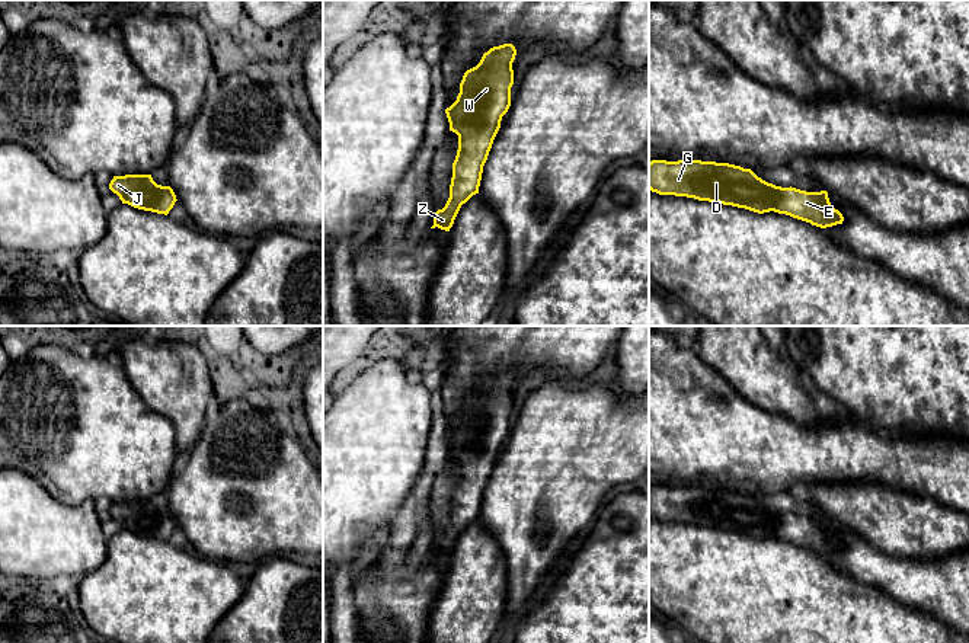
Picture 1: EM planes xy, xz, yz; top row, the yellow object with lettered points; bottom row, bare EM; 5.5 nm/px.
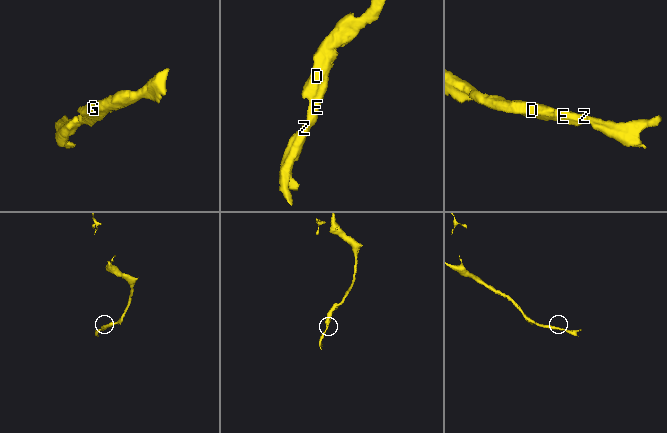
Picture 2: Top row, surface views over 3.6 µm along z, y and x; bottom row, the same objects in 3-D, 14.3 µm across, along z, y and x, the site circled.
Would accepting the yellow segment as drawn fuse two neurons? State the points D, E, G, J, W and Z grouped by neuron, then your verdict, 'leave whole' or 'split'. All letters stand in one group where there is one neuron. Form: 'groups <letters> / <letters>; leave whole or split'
groups D E G J W Z; leave whole

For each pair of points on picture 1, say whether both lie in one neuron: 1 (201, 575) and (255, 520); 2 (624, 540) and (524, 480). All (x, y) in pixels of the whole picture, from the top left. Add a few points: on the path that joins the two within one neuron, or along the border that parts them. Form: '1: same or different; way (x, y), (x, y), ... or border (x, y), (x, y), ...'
1: different; border (194, 553), (223, 563)
2: different; border (603, 505), (587, 533)

